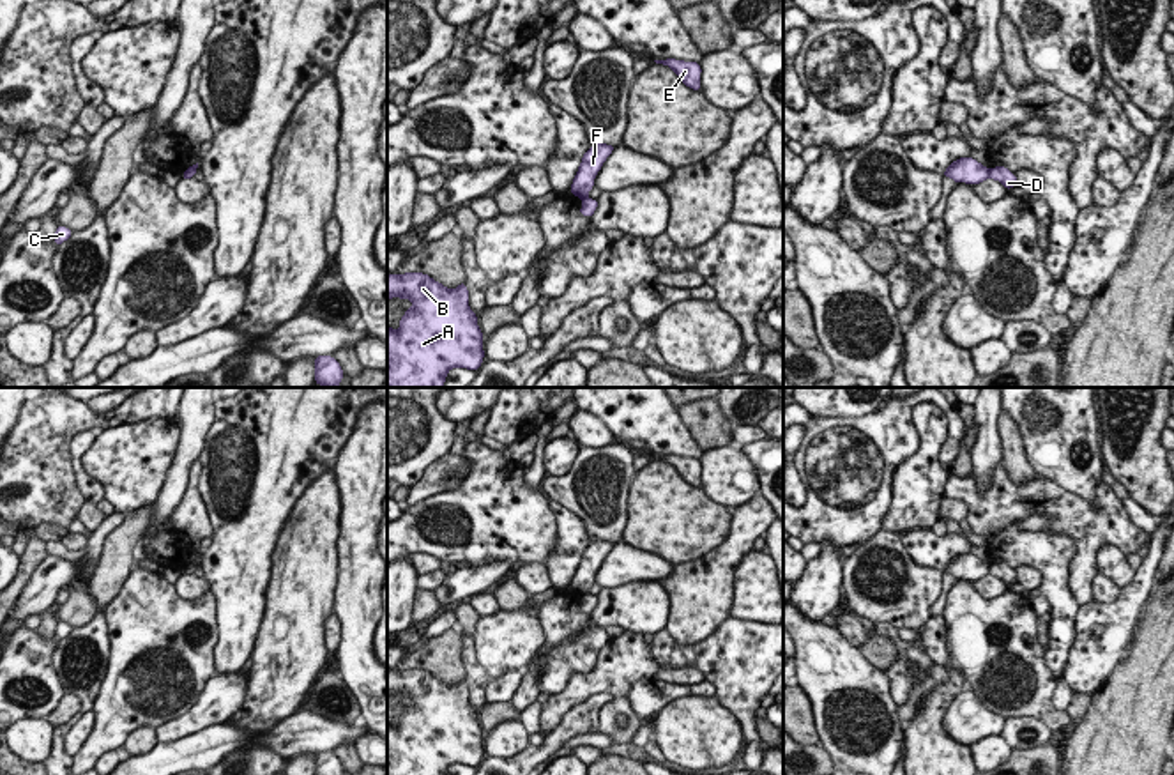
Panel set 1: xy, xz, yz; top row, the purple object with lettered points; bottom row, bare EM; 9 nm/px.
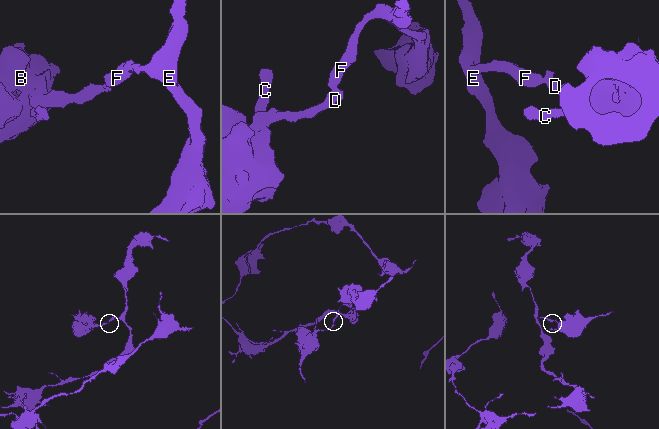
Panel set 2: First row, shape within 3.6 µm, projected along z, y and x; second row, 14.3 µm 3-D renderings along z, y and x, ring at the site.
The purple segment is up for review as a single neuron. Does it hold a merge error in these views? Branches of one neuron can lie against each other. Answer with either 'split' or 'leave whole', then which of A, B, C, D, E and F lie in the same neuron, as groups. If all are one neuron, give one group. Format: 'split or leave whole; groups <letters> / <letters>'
split; groups A B C D / E F

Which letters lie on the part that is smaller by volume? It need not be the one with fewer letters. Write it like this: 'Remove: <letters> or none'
Remove: A, B, C, D

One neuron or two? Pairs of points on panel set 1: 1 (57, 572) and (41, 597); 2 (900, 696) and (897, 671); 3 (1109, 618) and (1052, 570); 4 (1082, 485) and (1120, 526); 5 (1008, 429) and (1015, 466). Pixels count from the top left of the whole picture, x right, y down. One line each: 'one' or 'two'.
1: one
2: one
3: two
4: two
5: one

